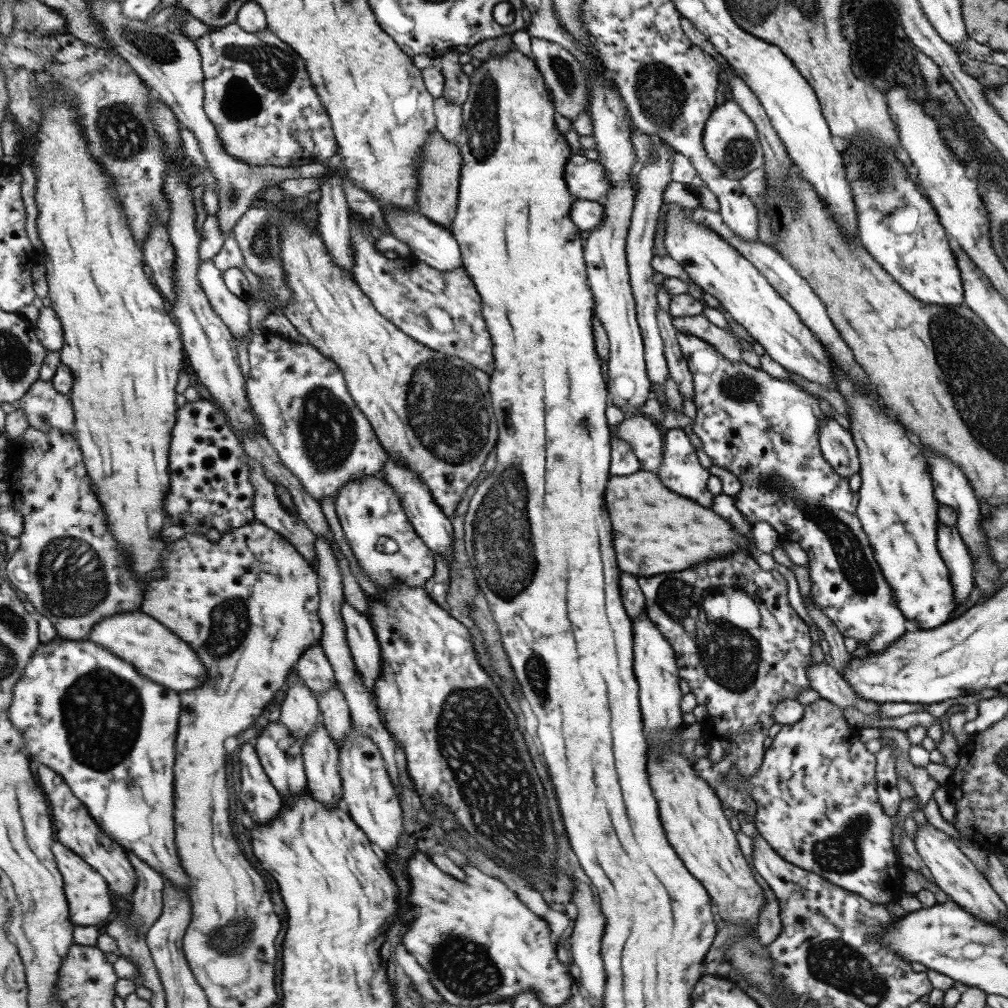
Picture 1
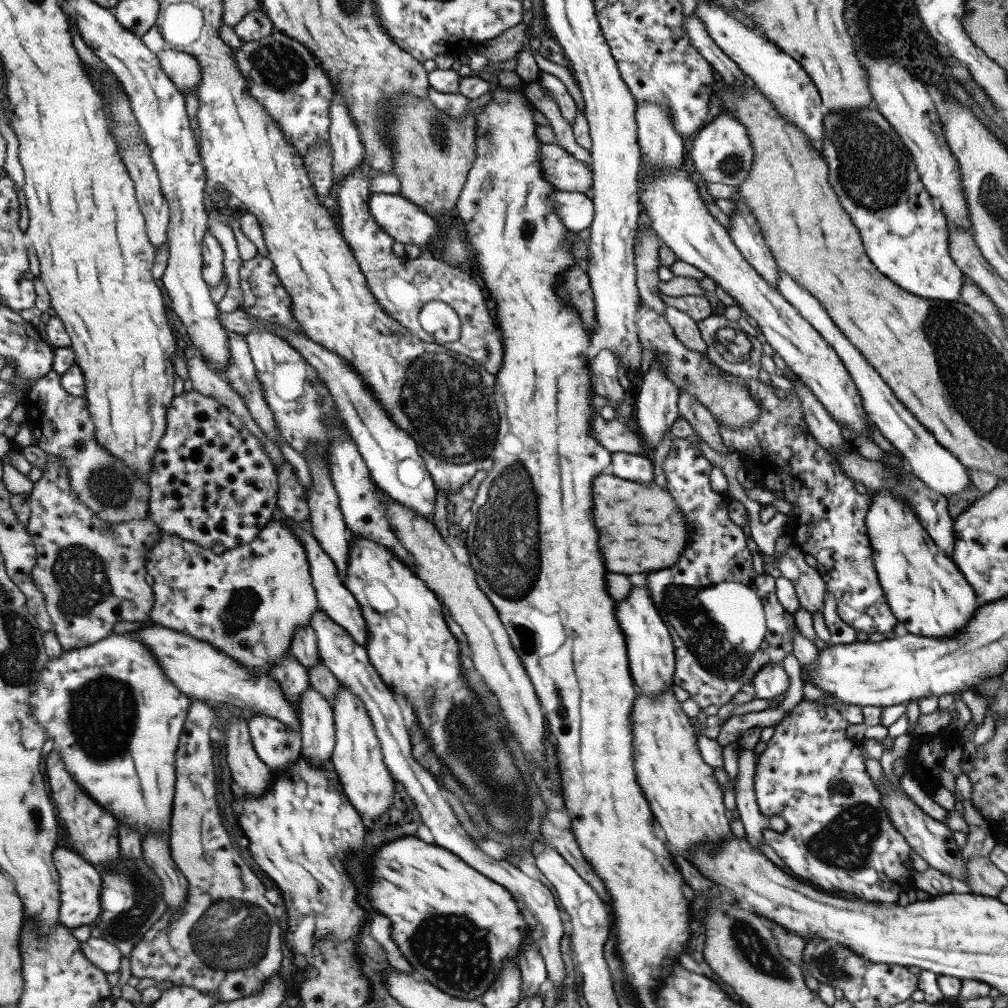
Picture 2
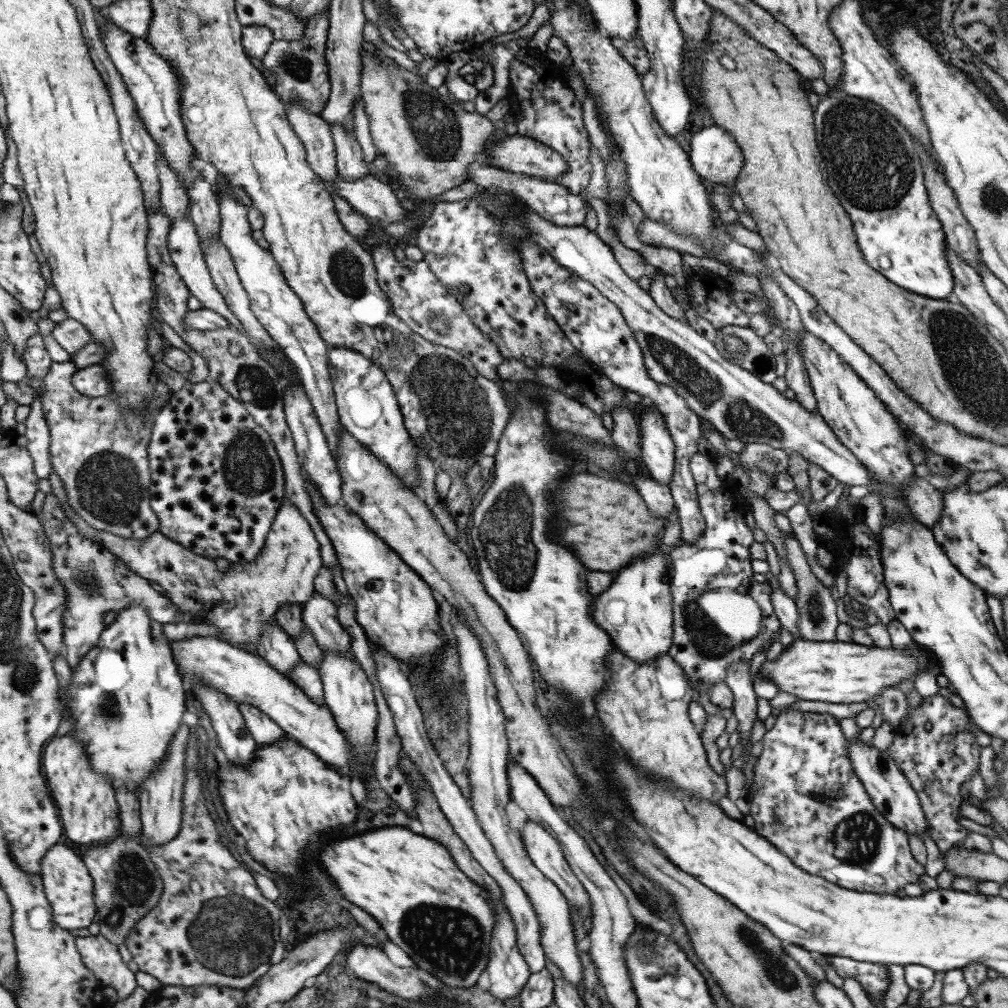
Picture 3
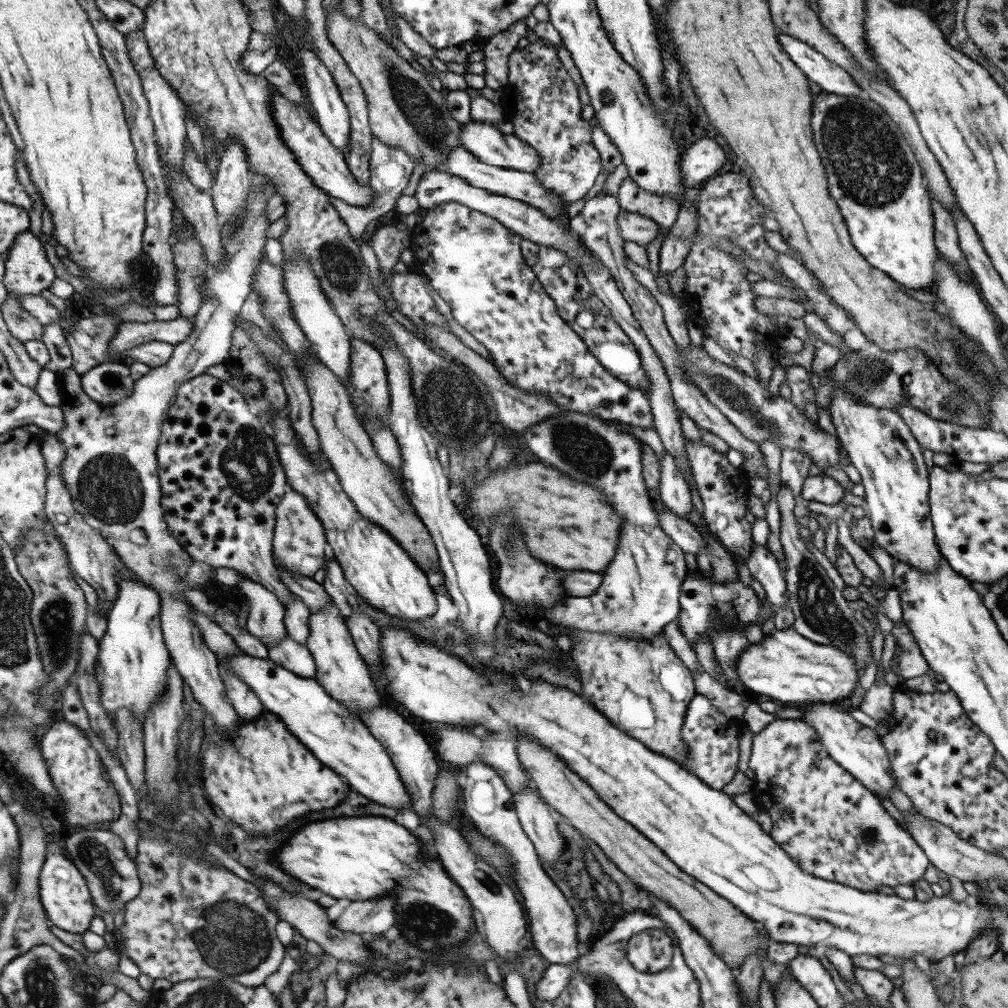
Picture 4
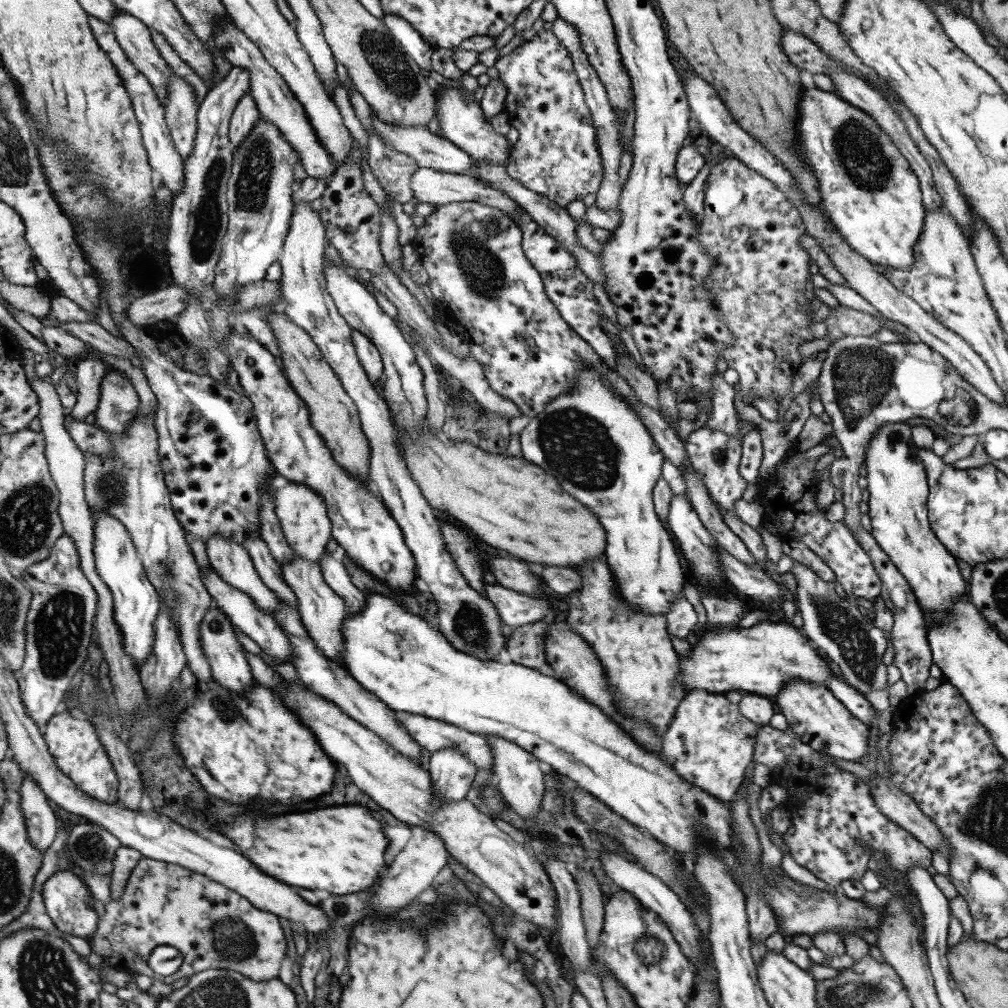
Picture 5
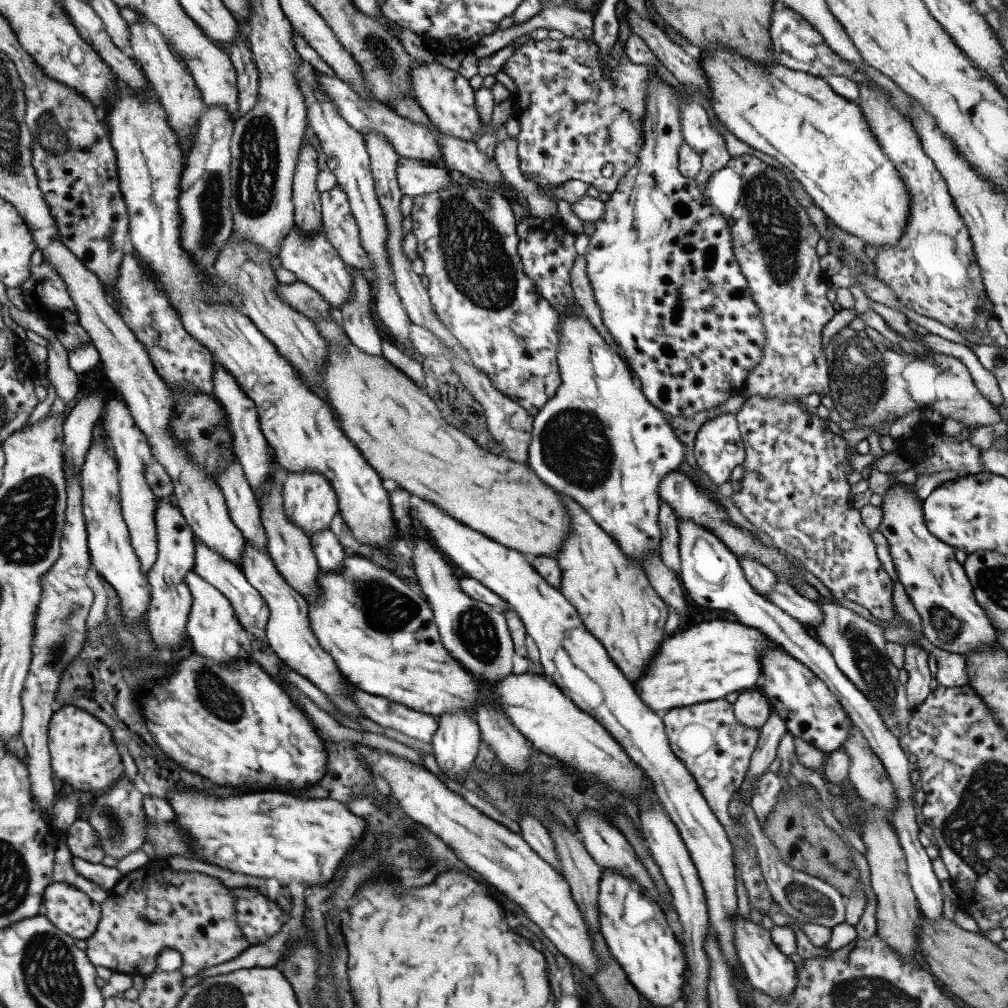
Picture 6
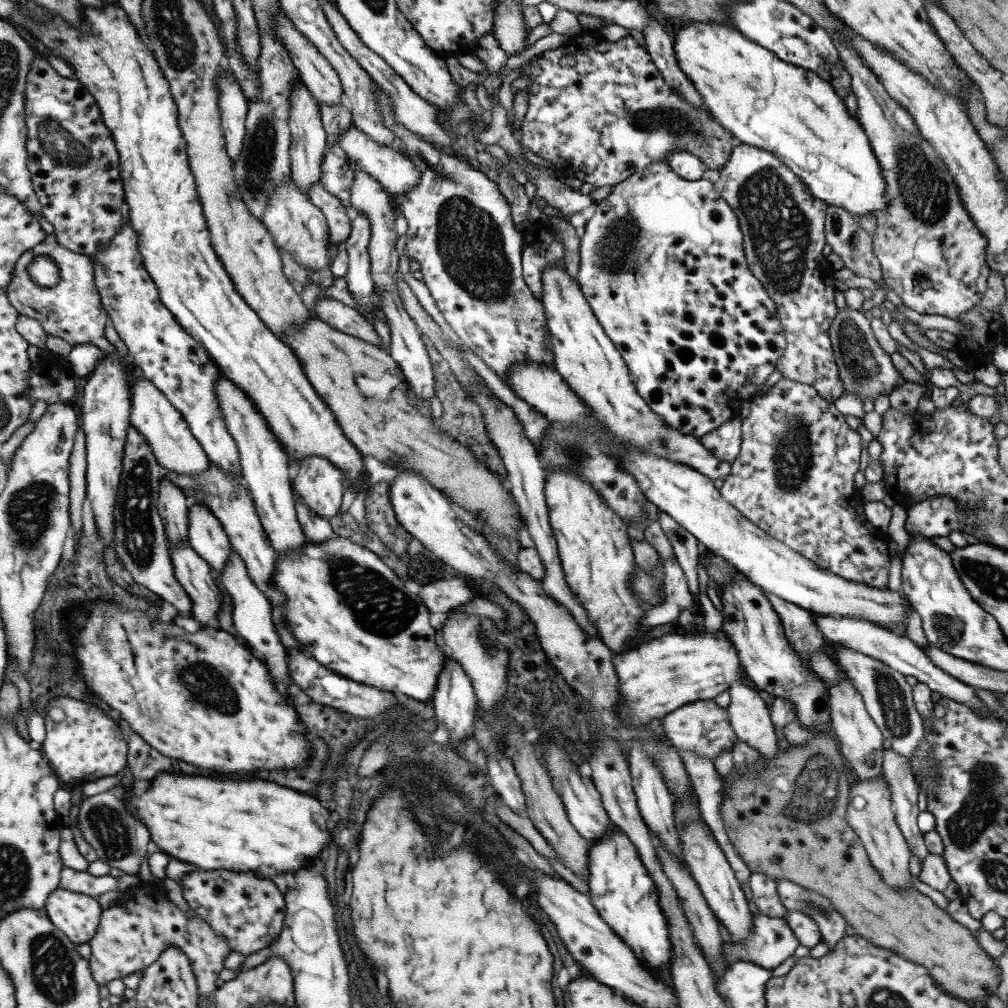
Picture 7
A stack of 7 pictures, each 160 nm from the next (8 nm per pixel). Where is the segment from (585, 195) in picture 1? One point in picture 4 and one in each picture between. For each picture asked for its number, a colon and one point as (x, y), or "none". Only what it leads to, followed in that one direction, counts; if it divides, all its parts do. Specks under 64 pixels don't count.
2: (562, 170)
3: (518, 154)
4: (506, 151)

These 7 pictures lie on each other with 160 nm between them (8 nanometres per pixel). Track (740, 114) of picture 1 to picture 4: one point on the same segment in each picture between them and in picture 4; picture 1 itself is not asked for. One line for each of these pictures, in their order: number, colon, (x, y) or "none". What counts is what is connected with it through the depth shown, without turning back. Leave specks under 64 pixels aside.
2: (721, 151)
3: (715, 157)
4: (703, 158)

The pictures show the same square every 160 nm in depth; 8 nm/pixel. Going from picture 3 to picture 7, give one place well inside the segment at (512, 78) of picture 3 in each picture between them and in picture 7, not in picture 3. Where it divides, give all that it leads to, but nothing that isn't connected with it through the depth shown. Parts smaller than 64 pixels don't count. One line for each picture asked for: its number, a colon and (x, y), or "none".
4: (539, 100)
5: (555, 155)
6: (579, 121)
7: (598, 110)

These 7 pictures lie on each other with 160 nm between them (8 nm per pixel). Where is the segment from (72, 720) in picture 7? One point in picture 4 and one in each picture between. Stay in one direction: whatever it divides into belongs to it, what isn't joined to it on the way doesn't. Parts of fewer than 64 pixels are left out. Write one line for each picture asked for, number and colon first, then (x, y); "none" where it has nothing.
4: (88, 796)
5: (72, 743)
6: (84, 758)

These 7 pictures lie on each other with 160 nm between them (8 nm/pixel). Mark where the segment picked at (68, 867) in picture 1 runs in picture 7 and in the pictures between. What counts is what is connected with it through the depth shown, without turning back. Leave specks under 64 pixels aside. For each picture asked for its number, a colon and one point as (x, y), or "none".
2: (79, 884)
3: (68, 887)
4: (64, 896)
5: (68, 903)
6: (73, 913)
7: (76, 915)

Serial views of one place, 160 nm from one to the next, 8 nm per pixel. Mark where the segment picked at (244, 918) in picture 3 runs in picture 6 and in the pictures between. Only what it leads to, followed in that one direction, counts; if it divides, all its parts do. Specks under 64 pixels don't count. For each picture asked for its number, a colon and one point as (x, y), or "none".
4: (189, 920)
5: (212, 927)
6: (153, 907)

